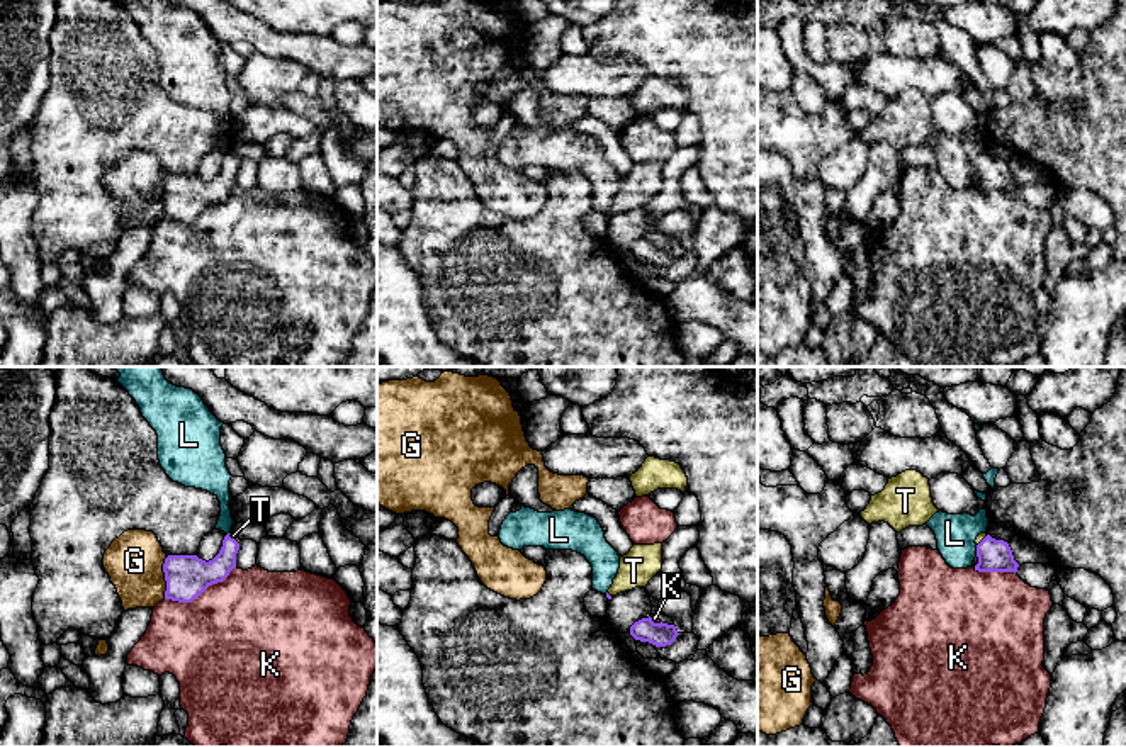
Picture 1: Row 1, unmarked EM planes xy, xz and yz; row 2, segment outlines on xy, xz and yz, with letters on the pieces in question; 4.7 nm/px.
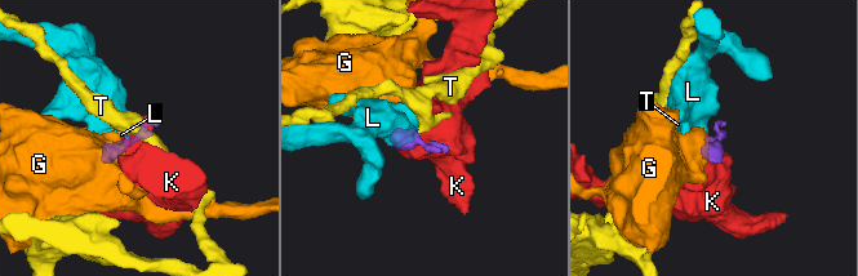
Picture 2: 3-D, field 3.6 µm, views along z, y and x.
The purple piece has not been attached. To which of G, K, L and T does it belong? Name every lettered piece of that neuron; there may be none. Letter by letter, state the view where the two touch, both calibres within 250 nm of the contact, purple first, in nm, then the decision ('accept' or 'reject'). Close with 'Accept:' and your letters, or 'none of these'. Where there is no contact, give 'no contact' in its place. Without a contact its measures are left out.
G: meets purple in xy; 200 nm thick on the purple side, 280 nm on the other; reject
K: meets purple in xy; 200 nm thick on the purple side, 500 nm on the other; reject
L: meets purple in yz; 160 nm thick on the purple side, 190 nm on the other; reject
T: meets purple in xy; 160 nm thick on the purple side, 20 nm on the other; accept
Accept: T

